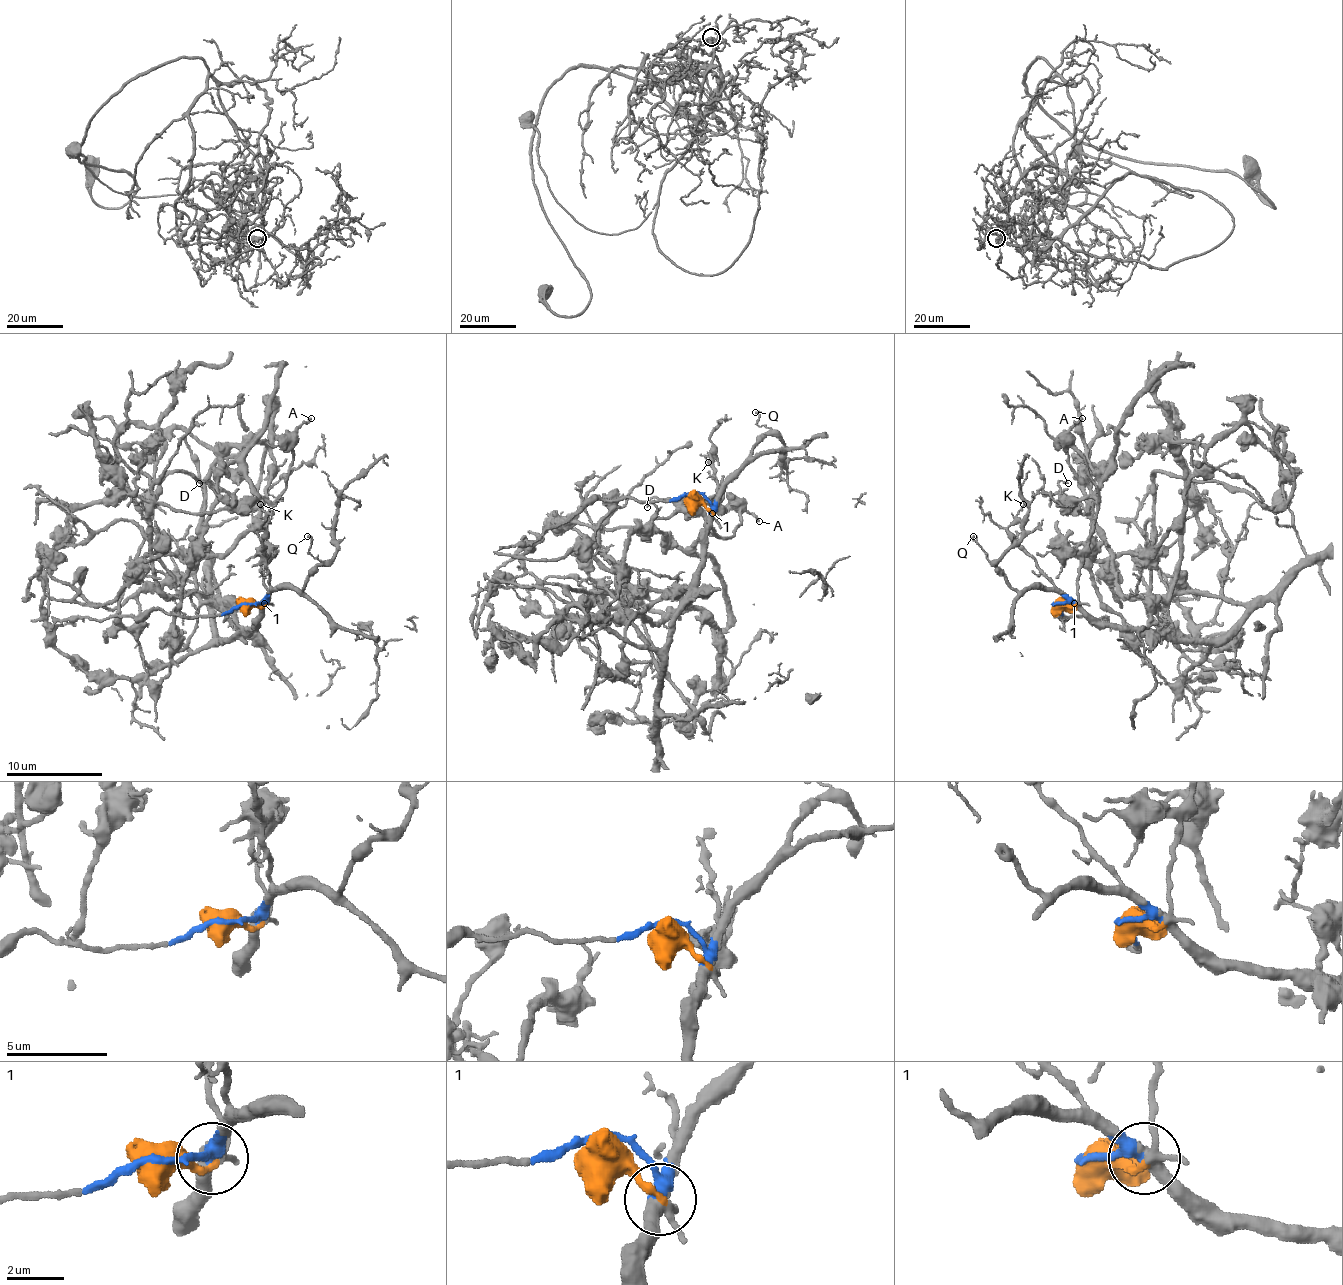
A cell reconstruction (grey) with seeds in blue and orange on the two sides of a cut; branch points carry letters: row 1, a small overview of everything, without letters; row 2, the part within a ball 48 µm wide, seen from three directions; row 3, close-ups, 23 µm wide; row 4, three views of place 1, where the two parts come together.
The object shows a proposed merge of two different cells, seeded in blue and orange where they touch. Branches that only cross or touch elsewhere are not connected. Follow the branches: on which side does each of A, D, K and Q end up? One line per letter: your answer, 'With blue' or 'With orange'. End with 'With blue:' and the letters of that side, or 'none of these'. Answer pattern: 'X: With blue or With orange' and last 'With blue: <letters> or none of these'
A: With orange
D: With orange
K: With blue
Q: With blue
With blue: K, Q

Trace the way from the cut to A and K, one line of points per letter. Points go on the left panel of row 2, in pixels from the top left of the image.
A: (246, 605), (261, 607), (268, 600), (261, 549), (270, 511), (290, 472), (294, 432), (311, 417)
K: (246, 605), (258, 605), (266, 595), (266, 530), (261, 504)

